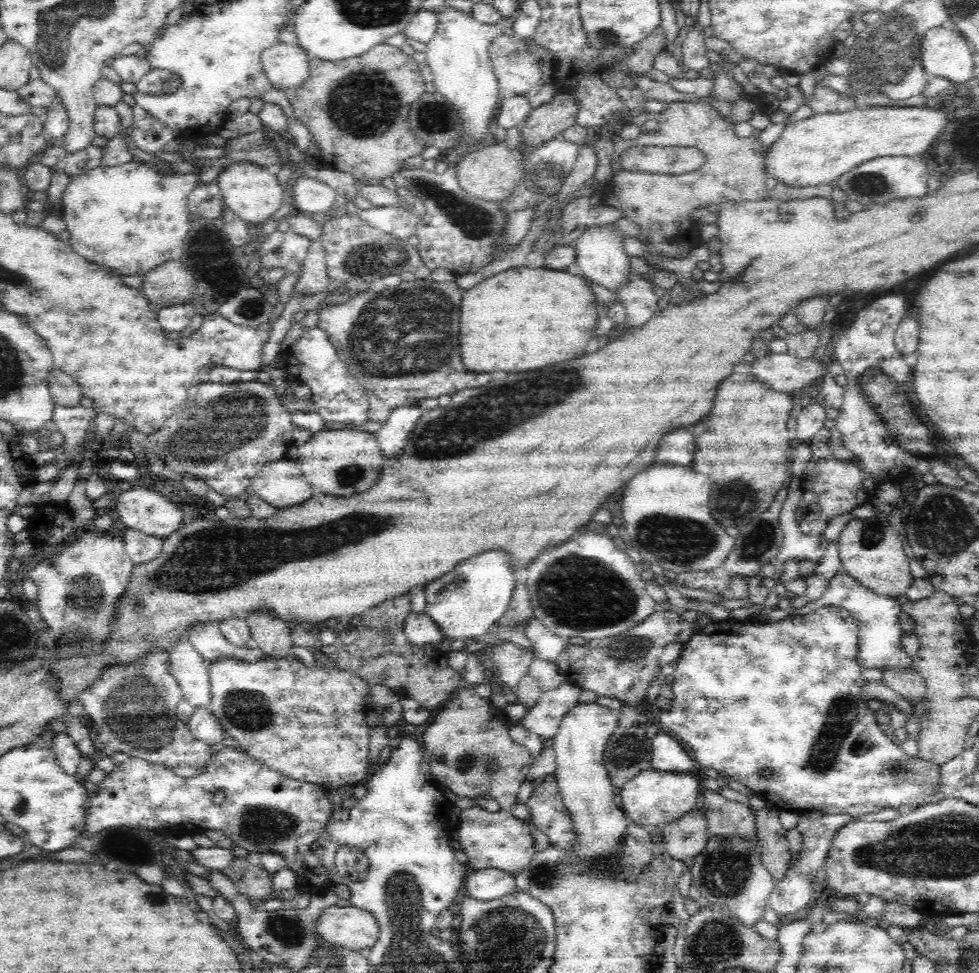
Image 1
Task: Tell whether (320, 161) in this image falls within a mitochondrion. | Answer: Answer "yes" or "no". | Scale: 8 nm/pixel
no

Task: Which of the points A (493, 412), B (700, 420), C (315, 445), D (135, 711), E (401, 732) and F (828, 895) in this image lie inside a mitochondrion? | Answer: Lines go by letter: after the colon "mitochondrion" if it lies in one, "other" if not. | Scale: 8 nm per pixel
A: mitochondrion
B: other
C: other
D: mitochondrion
E: other
F: other

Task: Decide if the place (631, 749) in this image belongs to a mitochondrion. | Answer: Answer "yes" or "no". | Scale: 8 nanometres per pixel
yes

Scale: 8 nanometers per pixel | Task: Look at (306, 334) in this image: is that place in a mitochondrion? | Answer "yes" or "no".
no

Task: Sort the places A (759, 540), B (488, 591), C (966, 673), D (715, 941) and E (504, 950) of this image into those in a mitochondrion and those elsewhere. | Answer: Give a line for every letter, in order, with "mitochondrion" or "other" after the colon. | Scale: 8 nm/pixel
A: mitochondrion
B: other
C: other
D: mitochondrion
E: mitochondrion

